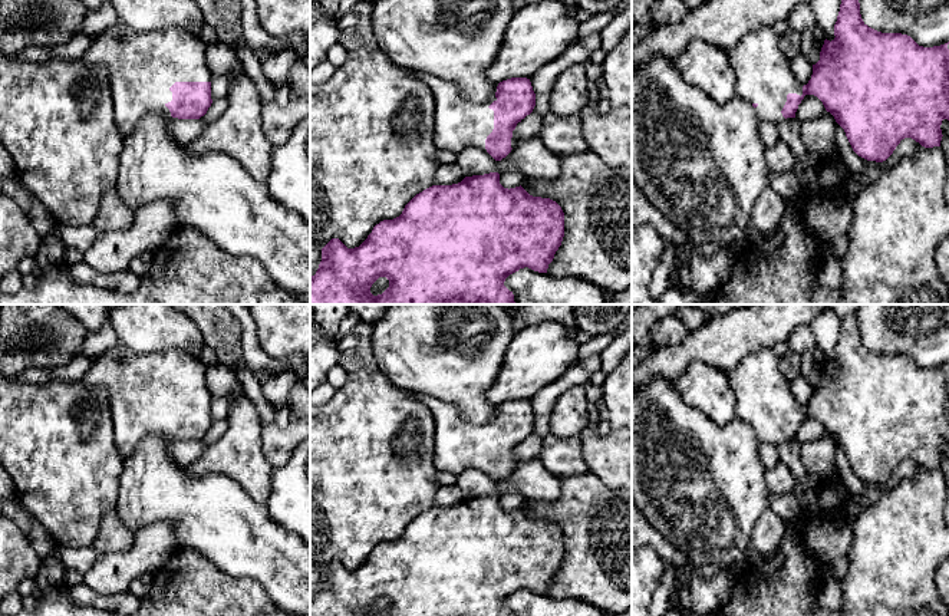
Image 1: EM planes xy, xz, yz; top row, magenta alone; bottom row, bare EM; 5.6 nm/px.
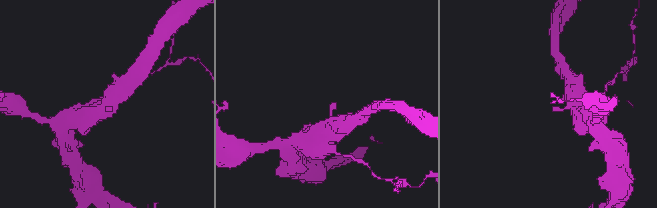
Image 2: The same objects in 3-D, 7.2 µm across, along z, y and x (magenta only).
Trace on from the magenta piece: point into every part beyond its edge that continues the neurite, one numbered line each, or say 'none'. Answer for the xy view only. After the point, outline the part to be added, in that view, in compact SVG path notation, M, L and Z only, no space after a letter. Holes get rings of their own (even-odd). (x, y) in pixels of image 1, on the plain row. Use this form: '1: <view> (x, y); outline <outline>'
1: xy (141, 389); outline M122 345L98 355L80 381L85 386L105 388L113 422L113 441L122 459L134 454L148 435L171 438L165 428L172 422L169 409L175 403L211 403L205 385L207 368L200 356L179 349L138 355Z

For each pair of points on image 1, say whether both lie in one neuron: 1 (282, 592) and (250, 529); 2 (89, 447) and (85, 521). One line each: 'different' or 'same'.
1: same
2: same

